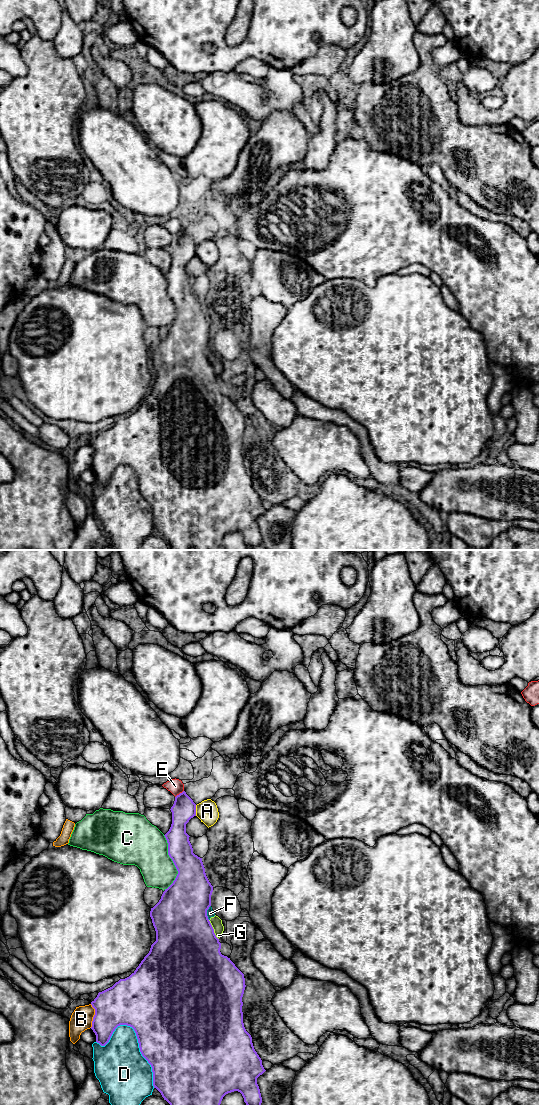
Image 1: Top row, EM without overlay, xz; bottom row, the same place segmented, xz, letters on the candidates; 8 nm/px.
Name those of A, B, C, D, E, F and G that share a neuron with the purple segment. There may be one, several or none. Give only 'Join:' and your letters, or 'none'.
Join: none

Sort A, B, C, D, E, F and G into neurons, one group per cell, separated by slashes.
A / B / C / D / E / F G

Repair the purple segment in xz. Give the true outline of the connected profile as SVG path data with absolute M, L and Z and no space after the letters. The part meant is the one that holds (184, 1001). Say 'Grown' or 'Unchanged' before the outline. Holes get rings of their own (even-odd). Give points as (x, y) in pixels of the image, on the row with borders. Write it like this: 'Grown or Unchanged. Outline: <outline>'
Unchanged. Outline: M183 791L175 797L170 810L172 824L164 836L168 843L168 855L178 874L150 911L156 941L129 977L99 992L91 1002L95 1009L91 1029L96 1035L96 1042L105 1046L118 1026L132 1027L140 1052L152 1067L153 1086L170 1105L220 1105L223 1097L234 1091L242 1094L246 1105L261 1105L257 1078L266 1070L243 1023L244 974L220 952L221 943L207 916L213 886L206 876L202 858L193 853L190 836L186 833L186 824L196 816L196 804Z

